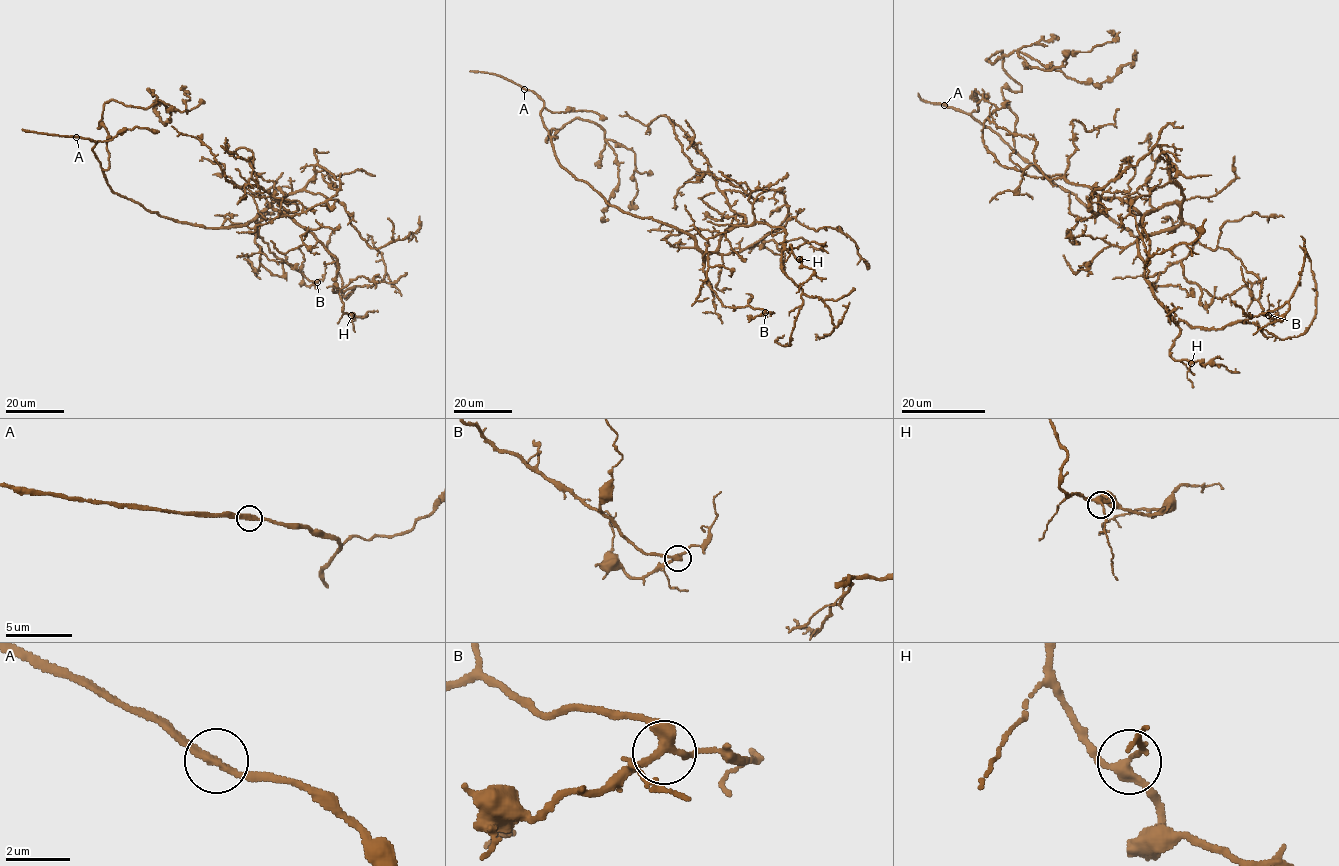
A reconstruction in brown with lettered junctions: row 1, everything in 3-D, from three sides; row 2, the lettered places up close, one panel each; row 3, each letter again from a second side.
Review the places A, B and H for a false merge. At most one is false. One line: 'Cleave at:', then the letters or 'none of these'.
Cleave at: none of these

